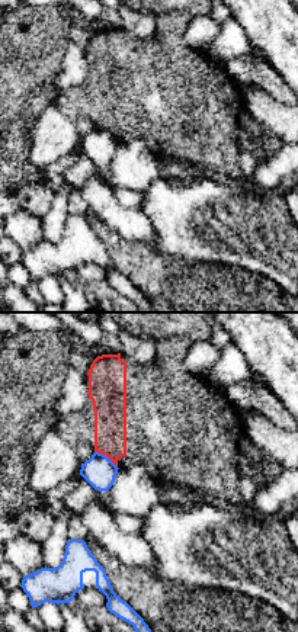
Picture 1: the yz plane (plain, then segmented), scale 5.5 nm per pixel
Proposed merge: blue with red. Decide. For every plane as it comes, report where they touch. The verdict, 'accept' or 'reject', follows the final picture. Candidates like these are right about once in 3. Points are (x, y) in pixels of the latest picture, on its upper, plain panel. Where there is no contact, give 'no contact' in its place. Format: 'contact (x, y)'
contact (106, 131)

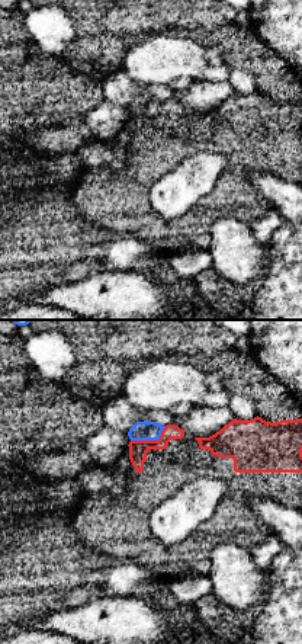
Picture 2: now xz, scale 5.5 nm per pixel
contact (150, 114)

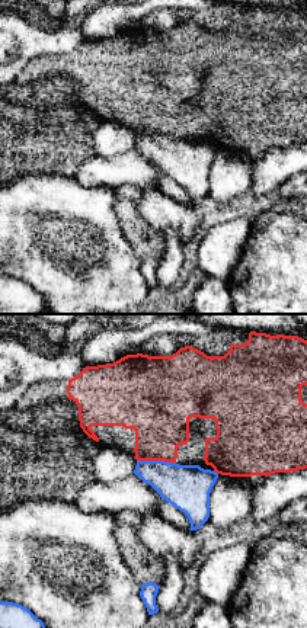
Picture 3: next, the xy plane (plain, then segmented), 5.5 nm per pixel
contact (156, 135)

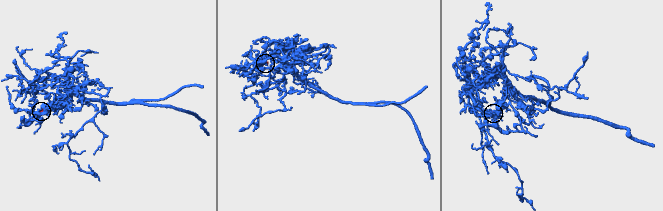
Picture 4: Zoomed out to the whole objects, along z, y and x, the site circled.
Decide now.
reject

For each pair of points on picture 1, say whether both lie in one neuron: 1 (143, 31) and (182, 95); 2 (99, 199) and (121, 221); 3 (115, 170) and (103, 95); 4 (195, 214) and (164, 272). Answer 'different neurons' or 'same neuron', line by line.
1: different neurons
2: same neuron
3: different neurons
4: different neurons

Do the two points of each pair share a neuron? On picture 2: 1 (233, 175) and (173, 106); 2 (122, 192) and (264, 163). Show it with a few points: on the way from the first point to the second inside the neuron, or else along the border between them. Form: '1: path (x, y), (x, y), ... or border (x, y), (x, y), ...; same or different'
1: path (233, 154), (209, 131), (198, 131), (193, 127); same
2: path (157, 157), (176, 138), (230, 138); same

